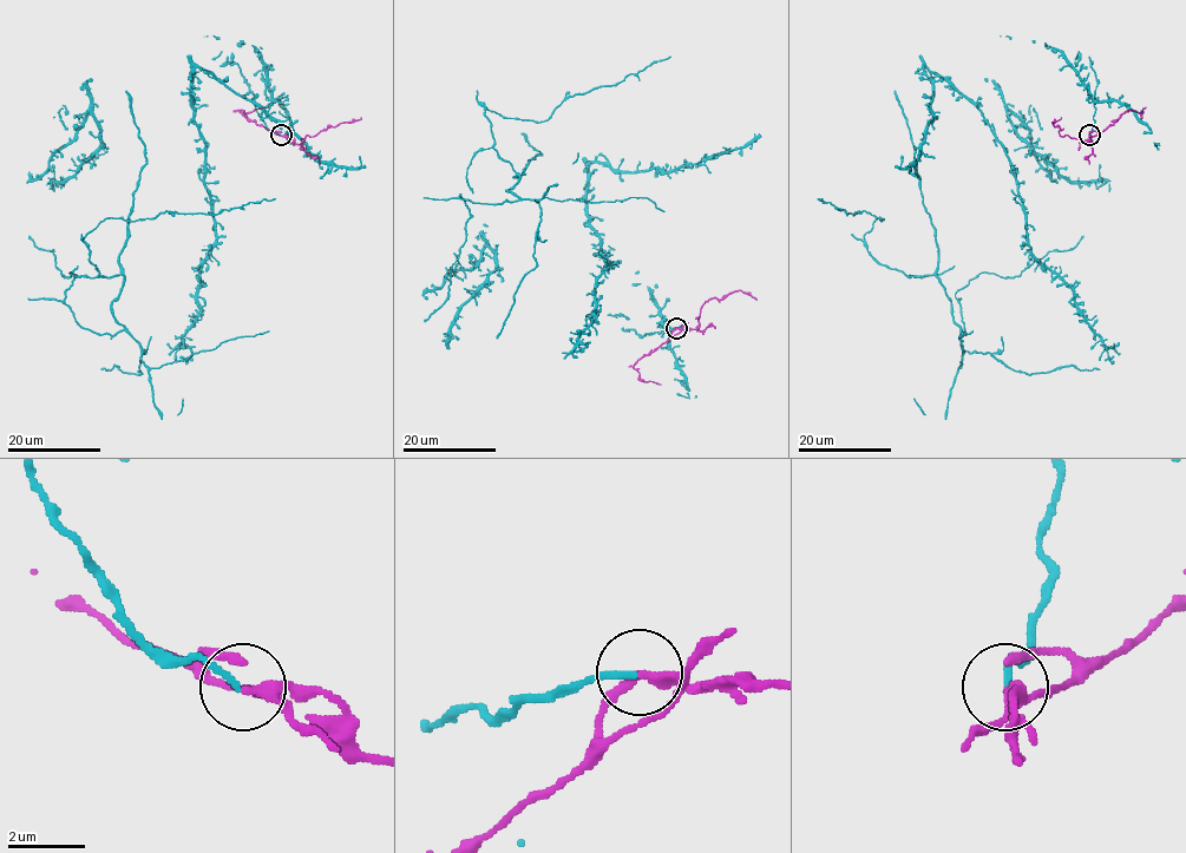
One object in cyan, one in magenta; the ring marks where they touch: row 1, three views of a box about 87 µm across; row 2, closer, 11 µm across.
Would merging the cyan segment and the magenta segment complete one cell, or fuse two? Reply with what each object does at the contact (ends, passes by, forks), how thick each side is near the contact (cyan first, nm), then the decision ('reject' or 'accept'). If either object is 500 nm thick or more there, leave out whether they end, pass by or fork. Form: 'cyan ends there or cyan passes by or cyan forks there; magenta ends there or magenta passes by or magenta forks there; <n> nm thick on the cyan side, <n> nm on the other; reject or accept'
cyan ends there; magenta ends there; 180 nm thick on the cyan side, 280 nm on the other; reject

